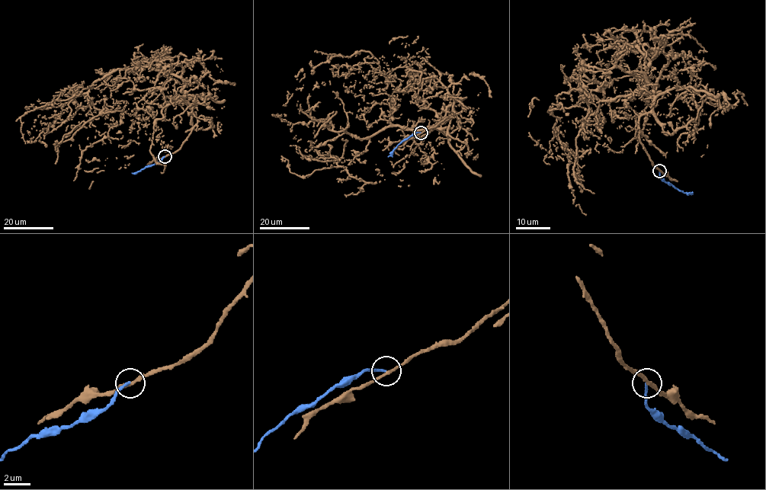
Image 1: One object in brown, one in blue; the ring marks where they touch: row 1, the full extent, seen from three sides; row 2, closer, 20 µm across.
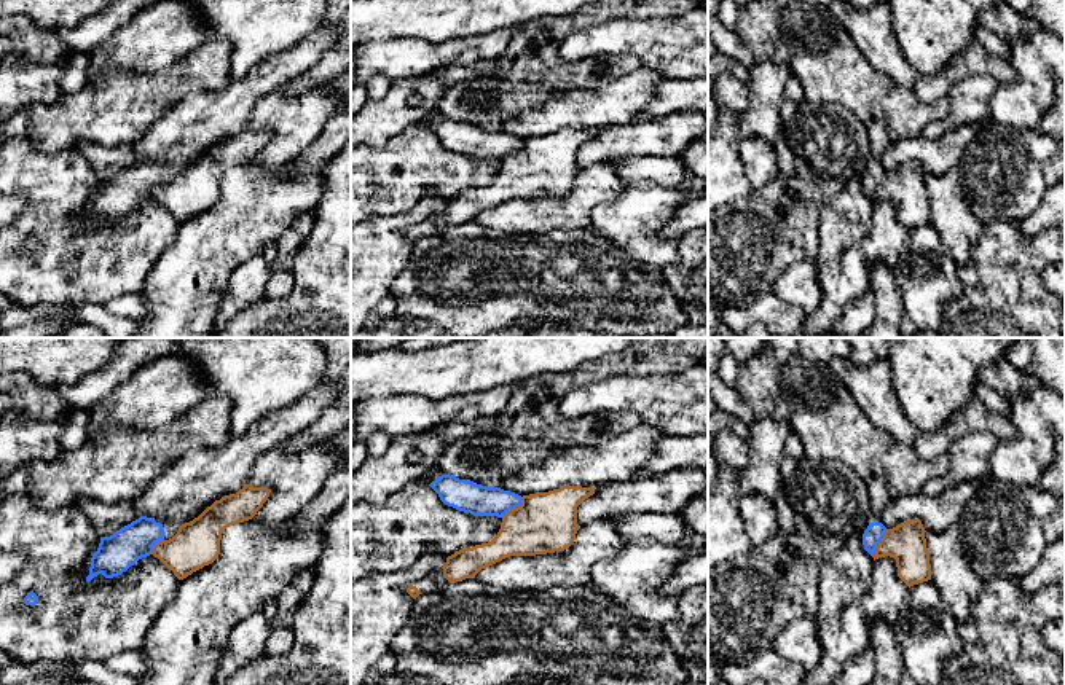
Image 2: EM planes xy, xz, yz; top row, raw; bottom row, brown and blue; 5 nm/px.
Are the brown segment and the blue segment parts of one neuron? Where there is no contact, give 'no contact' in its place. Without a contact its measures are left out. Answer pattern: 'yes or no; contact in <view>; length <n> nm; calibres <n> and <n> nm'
no; contact in xz; length 150 nm; calibres 300 and 160 nm

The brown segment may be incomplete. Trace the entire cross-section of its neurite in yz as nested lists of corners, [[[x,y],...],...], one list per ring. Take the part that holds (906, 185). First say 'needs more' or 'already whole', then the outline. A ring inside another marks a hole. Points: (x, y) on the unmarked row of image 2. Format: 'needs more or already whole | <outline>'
already whole | [[[910,162],[886,172],[872,198],[894,201],[898,220],[910,231],[931,223],[929,194],[926,191],[925,170],[920,162]]]

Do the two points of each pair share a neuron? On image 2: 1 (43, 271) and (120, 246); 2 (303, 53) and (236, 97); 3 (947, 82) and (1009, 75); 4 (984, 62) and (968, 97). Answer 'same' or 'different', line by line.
1: same
2: same
3: same
4: different

